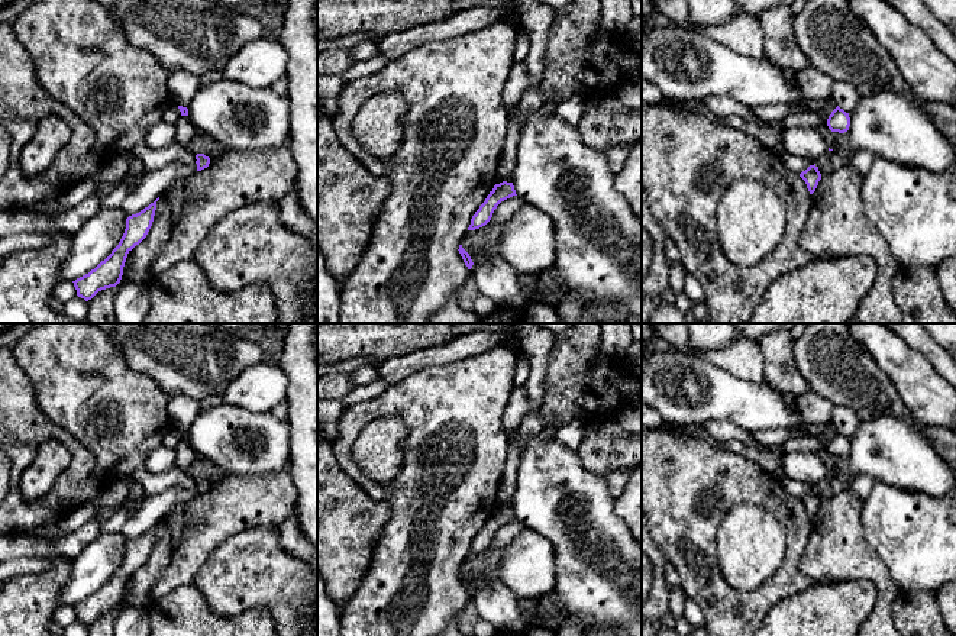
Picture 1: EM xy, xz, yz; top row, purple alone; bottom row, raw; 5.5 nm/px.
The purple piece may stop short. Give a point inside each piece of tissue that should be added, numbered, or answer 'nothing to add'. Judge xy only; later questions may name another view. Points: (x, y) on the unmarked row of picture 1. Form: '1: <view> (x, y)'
nothing to add

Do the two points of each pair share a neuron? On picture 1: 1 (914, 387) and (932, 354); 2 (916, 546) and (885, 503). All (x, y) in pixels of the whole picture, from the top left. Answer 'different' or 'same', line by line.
1: different
2: same

